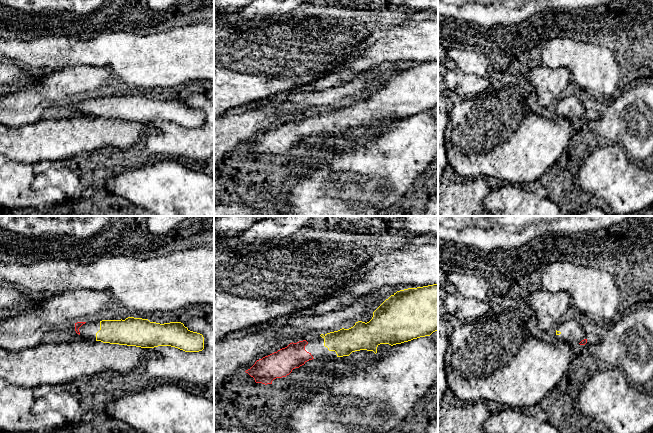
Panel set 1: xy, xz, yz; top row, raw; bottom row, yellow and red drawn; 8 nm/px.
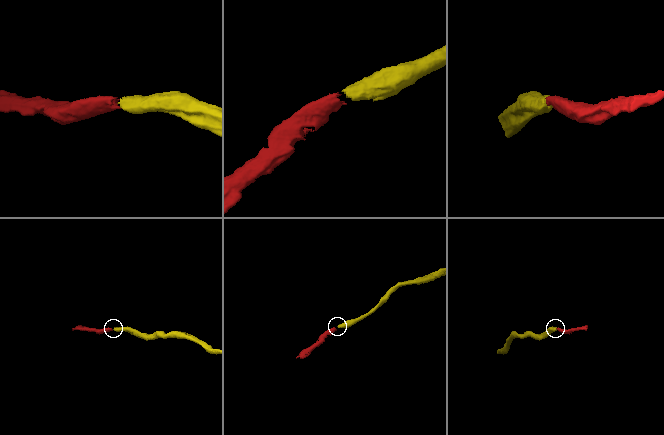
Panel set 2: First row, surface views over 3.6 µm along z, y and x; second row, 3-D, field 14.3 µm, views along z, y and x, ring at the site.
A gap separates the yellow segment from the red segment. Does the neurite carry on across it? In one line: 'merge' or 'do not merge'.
merge

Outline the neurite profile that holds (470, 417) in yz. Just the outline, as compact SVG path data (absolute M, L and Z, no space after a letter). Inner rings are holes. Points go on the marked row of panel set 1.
M482 400L438 404L438 433L487 433L484 423L490 414Z

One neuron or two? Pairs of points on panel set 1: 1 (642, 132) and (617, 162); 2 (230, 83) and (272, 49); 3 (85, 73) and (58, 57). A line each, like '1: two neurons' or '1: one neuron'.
1: two neurons
2: one neuron
3: two neurons

